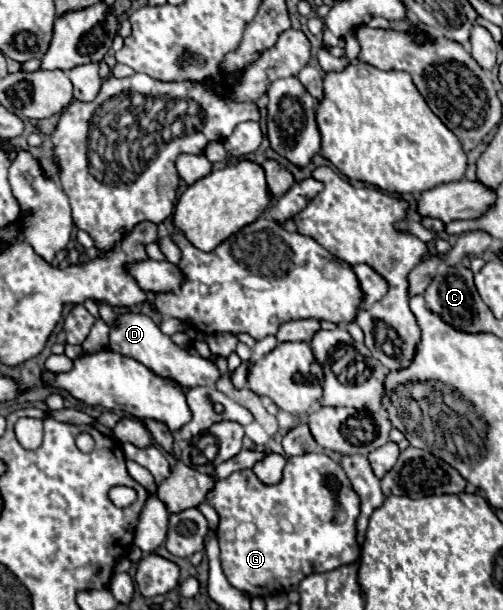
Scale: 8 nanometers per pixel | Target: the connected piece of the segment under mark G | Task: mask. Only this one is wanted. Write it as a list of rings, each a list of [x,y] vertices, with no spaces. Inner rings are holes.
[[[326,454],[288,458],[280,484],[260,484],[252,470],[234,472],[216,482],[208,504],[220,514],[220,562],[228,582],[250,594],[290,592],[312,572],[330,572],[360,558],[356,520],[360,496]]]

